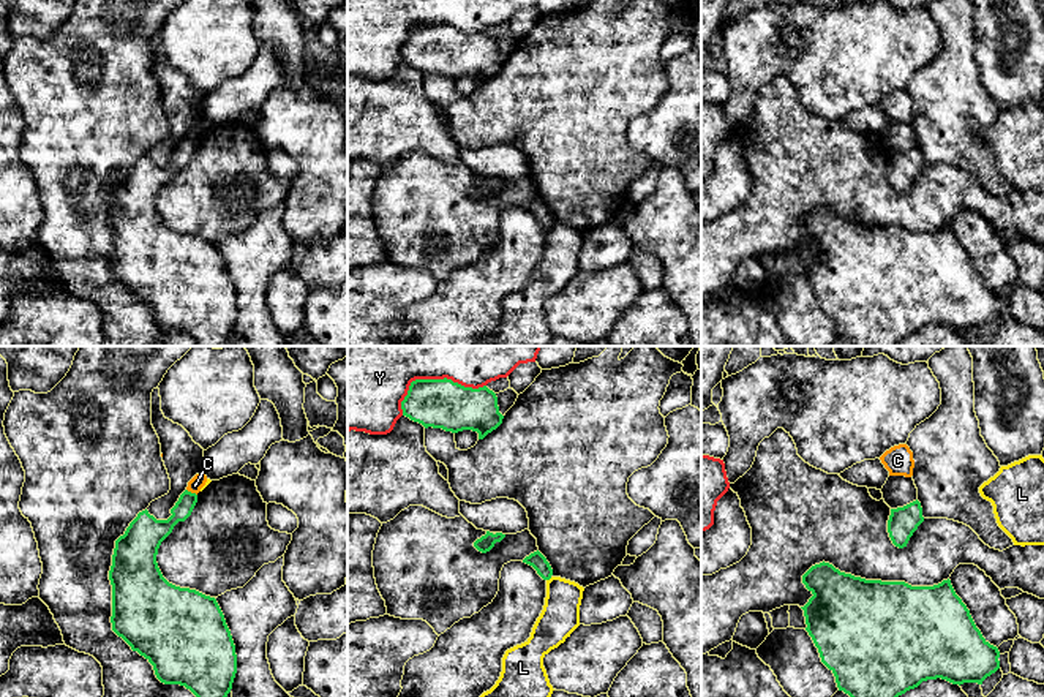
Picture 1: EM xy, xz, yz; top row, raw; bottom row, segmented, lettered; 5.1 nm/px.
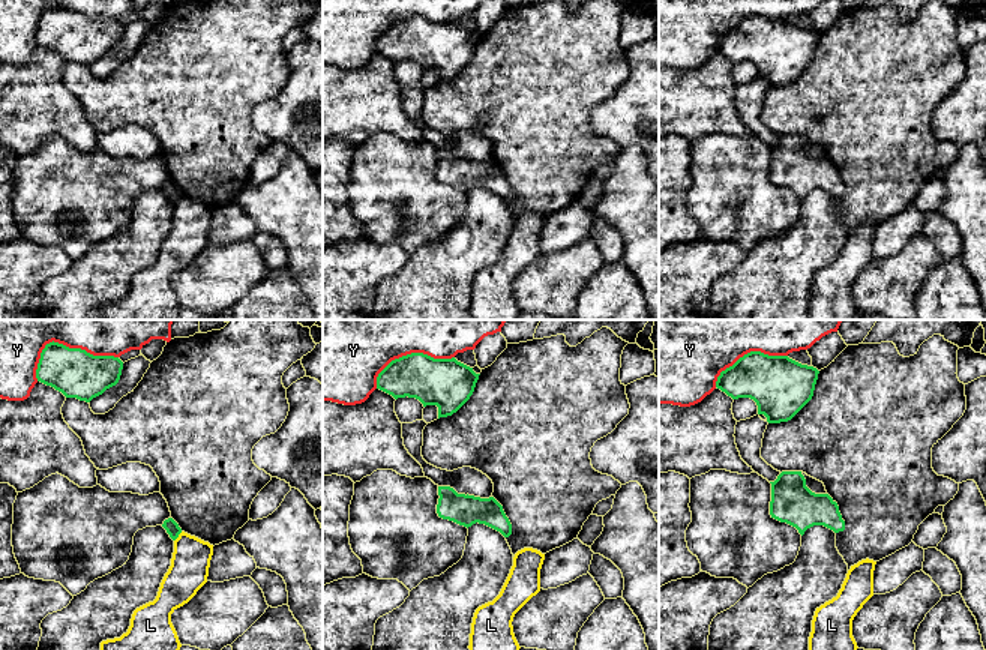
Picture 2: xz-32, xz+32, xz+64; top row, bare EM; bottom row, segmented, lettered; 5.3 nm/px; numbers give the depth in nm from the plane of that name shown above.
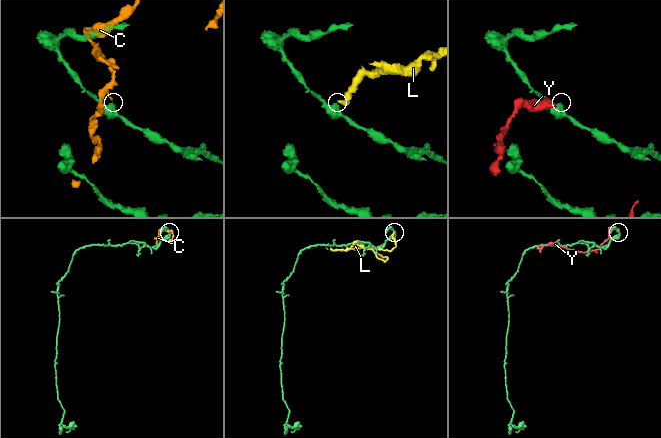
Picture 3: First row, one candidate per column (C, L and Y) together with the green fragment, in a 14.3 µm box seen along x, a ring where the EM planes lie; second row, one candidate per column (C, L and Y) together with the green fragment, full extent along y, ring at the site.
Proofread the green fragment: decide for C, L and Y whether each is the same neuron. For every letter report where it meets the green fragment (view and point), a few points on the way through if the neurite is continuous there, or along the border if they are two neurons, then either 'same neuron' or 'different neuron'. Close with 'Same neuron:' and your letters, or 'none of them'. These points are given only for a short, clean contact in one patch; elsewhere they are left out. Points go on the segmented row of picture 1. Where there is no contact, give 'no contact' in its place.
C: meets green in xy at (190, 492); border along xy (187, 489), (196, 495); different neuron
L: meets green in xz at (548, 579); border along xz (552, 577), (547, 580); different neuron
Y: meets green in xz at (431, 380); different neuron
Same neuron: none of them

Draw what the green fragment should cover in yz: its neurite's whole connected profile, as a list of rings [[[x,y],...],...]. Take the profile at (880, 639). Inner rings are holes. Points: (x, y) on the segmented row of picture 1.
[[[823,561],[802,575],[802,583],[813,594],[801,607],[806,631],[818,648],[821,662],[834,673],[839,691],[850,697],[899,697],[922,681],[937,678],[959,686],[982,684],[1000,669],[998,648],[982,637],[949,578],[933,586],[911,586],[905,582],[866,580]]]

